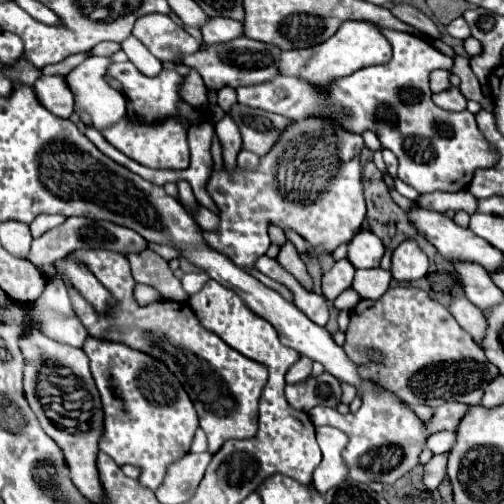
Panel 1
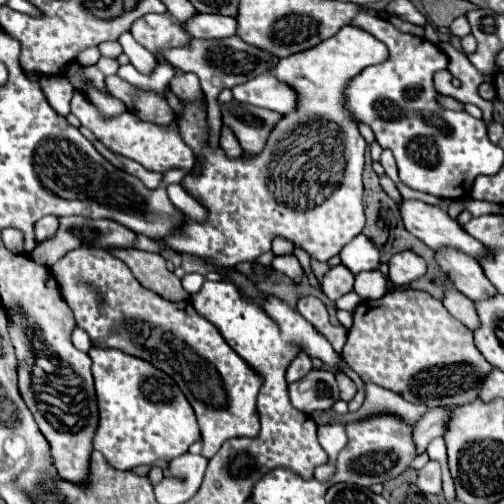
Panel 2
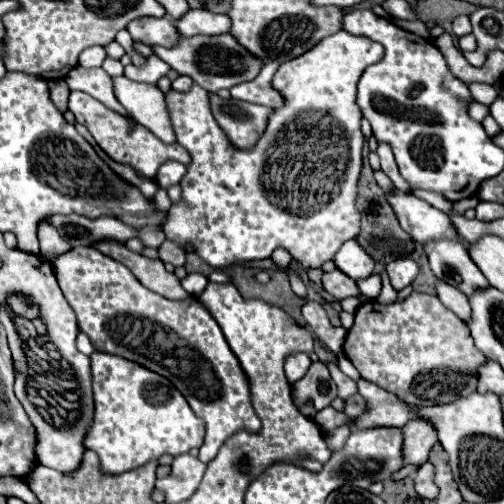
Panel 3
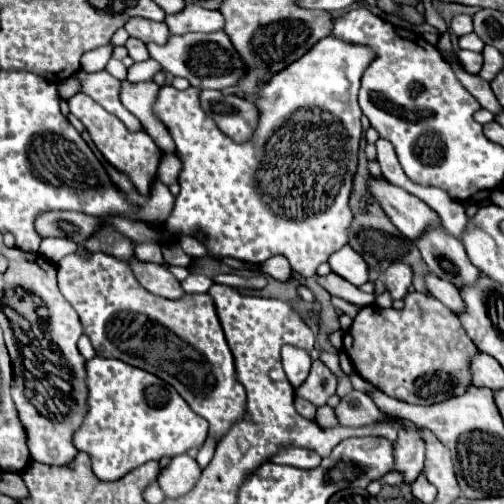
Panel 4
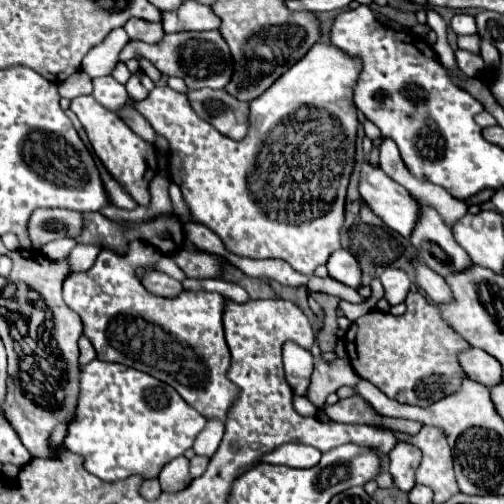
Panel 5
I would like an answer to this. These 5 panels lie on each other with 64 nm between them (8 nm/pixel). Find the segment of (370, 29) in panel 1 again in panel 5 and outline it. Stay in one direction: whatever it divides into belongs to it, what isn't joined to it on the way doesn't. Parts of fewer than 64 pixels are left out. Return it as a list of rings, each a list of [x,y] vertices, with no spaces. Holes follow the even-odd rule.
[[[314,44],[308,54],[298,60],[288,72],[284,72],[270,88],[268,92],[264,92],[262,96],[258,96],[256,100],[250,102],[250,130],[246,134],[244,140],[236,142],[224,134],[220,134],[212,124],[208,124],[206,120],[200,120],[200,116],[196,116],[194,108],[188,104],[188,94],[180,94],[176,90],[172,90],[170,86],[156,86],[146,100],[136,104],[136,110],[152,124],[152,128],[162,134],[168,142],[170,142],[170,180],[176,182],[182,190],[184,202],[188,206],[190,212],[190,220],[204,224],[206,228],[210,228],[212,232],[216,232],[220,236],[220,240],[224,242],[226,250],[238,256],[246,256],[246,258],[282,258],[286,260],[294,270],[298,270],[300,274],[312,276],[316,266],[326,264],[326,260],[330,258],[330,254],[338,248],[342,248],[340,242],[340,230],[344,226],[344,200],[346,200],[346,190],[348,190],[348,180],[354,168],[354,156],[356,156],[356,132],[358,132],[358,110],[354,104],[354,86],[358,82],[358,76],[362,72],[362,60],[358,56],[350,56],[348,52],[344,52],[342,48],[334,46],[334,44]]]

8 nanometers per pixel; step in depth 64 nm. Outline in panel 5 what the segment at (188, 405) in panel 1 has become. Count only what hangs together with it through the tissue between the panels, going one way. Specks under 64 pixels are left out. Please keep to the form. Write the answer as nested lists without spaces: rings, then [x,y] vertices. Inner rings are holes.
[[[96,358],[82,366],[76,420],[70,424],[64,444],[70,452],[84,456],[86,470],[100,480],[116,482],[132,474],[154,478],[168,460],[192,448],[204,424],[206,418],[160,380],[124,364]]]

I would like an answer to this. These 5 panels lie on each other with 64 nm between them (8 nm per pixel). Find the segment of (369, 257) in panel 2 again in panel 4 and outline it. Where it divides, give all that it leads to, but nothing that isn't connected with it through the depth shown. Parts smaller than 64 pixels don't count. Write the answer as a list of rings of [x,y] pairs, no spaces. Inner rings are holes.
[[[346,244],[338,252],[334,252],[330,256],[328,264],[330,264],[332,272],[346,278],[354,286],[362,286],[364,282],[368,282],[370,268],[368,268],[368,264],[364,264],[364,258],[350,244]]]

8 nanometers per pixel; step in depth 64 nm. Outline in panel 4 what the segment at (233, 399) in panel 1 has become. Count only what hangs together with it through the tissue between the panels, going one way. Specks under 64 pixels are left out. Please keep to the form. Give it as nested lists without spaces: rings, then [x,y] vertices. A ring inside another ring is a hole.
[[[104,252],[90,254],[68,254],[58,262],[58,286],[64,298],[78,312],[84,334],[88,334],[98,356],[118,358],[126,364],[152,372],[166,380],[170,386],[178,390],[178,394],[188,402],[188,406],[202,418],[208,420],[210,432],[200,448],[196,462],[206,468],[214,456],[216,444],[224,438],[224,434],[232,428],[234,422],[246,416],[246,390],[236,378],[234,356],[226,344],[222,334],[222,326],[218,322],[214,304],[208,294],[184,294],[178,300],[168,300],[162,296],[154,296],[134,278],[130,266],[122,260],[116,260]]]

